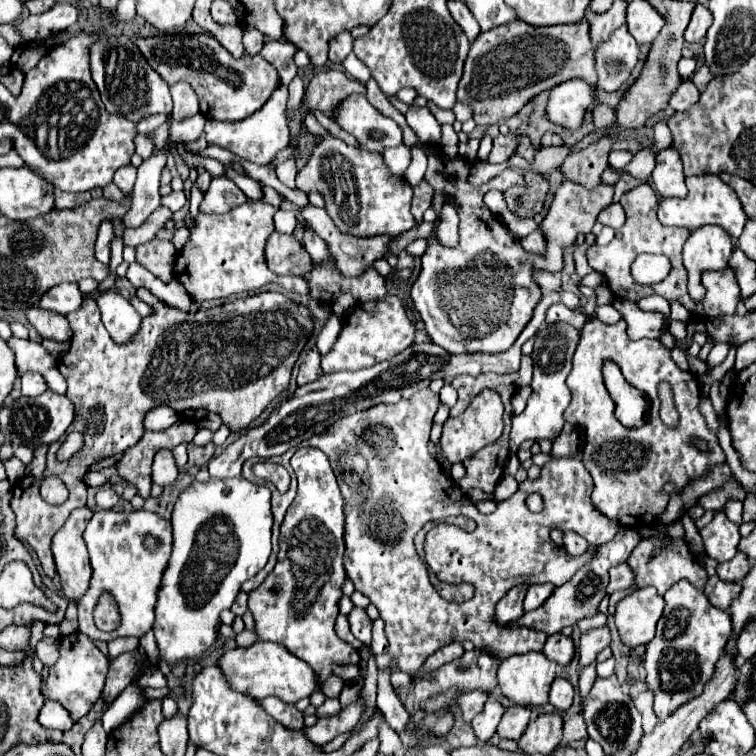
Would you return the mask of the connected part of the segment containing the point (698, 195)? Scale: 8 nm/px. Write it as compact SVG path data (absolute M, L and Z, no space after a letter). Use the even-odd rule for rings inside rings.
M703 174L703 176L691 176L685 180L689 194L685 198L663 198L659 202L659 222L665 226L679 226L687 230L697 230L705 224L719 224L723 226L731 238L739 238L743 232L743 226L747 222L747 216L739 204L739 198L727 184L723 184L717 176L713 174Z

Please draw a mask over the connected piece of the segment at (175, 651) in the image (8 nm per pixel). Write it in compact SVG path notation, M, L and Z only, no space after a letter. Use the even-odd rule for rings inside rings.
M245 478L235 480L209 480L209 482L193 482L185 492L179 494L179 500L173 508L171 524L173 524L173 554L163 574L163 584L159 590L159 602L155 606L155 640L159 648L159 662L165 662L169 668L185 660L197 660L209 650L221 626L221 612L231 608L235 602L239 588L245 580L253 578L265 564L271 554L271 492L267 486L251 484ZM269 518L269 524L261 522Z

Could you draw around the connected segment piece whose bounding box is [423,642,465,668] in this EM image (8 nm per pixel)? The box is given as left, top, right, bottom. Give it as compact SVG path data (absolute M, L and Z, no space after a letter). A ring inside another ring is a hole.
M459 642L449 644L449 646L443 646L443 648L439 648L431 658L427 658L427 664L423 664L423 666L425 666L425 668L441 668L443 664L447 664L447 662L459 658L463 652L465 652L465 650L463 650L463 646L461 646Z

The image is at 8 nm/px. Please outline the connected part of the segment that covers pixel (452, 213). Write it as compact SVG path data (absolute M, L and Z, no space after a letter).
M443 196L443 206L439 212L439 226L437 226L437 240L443 248L455 248L459 244L459 214L451 202Z

